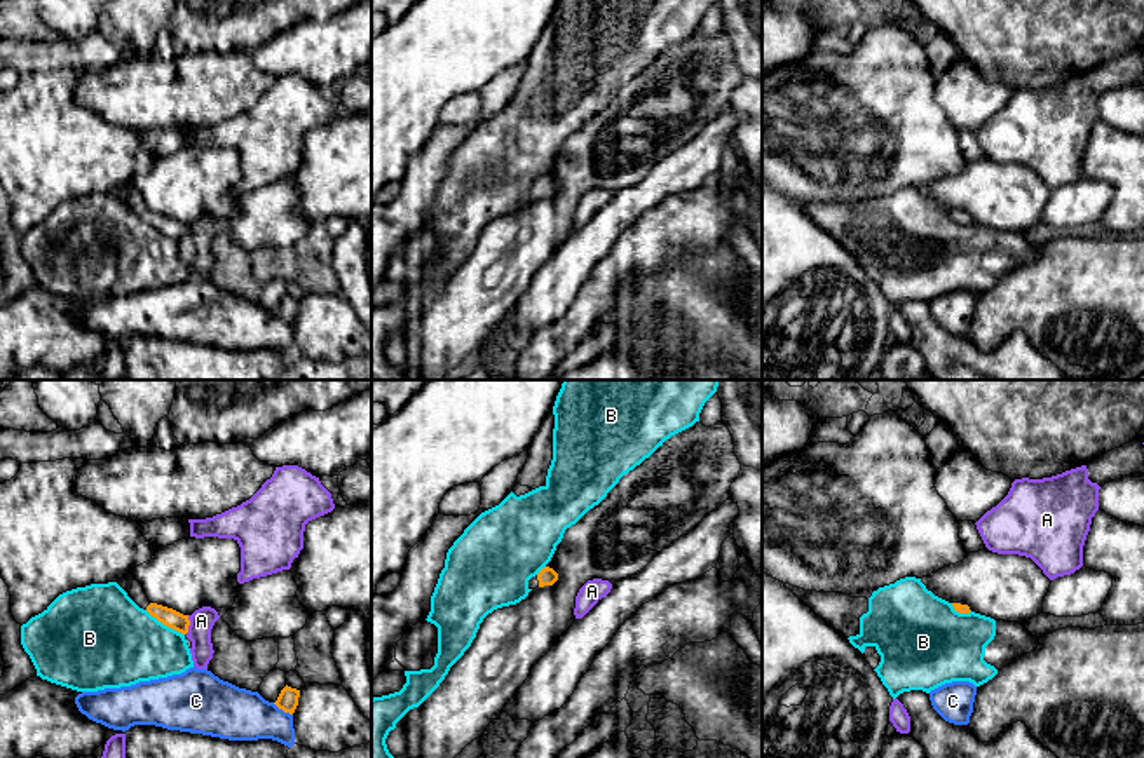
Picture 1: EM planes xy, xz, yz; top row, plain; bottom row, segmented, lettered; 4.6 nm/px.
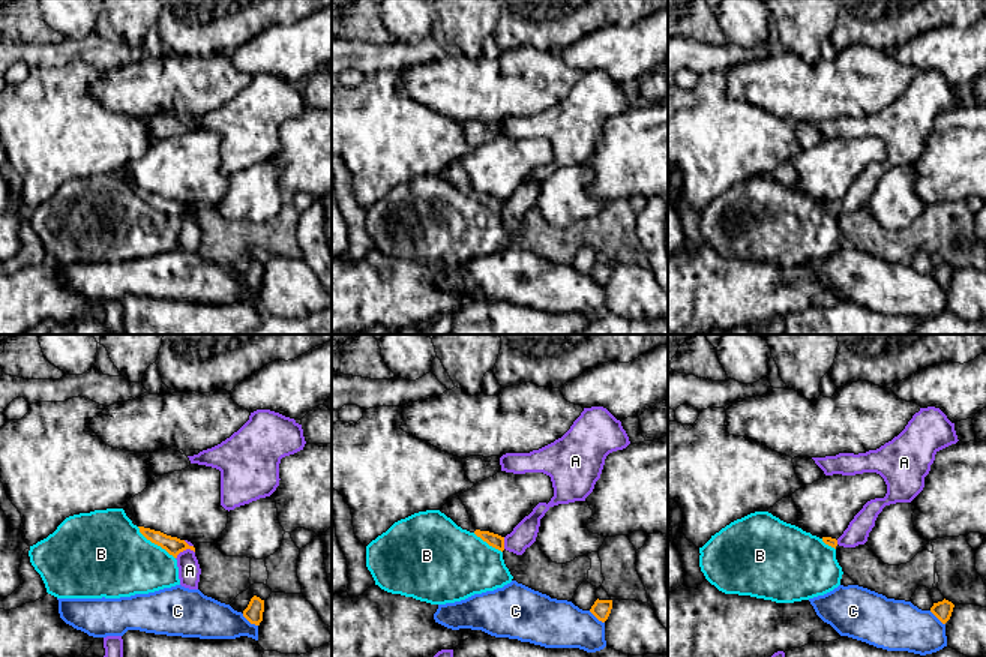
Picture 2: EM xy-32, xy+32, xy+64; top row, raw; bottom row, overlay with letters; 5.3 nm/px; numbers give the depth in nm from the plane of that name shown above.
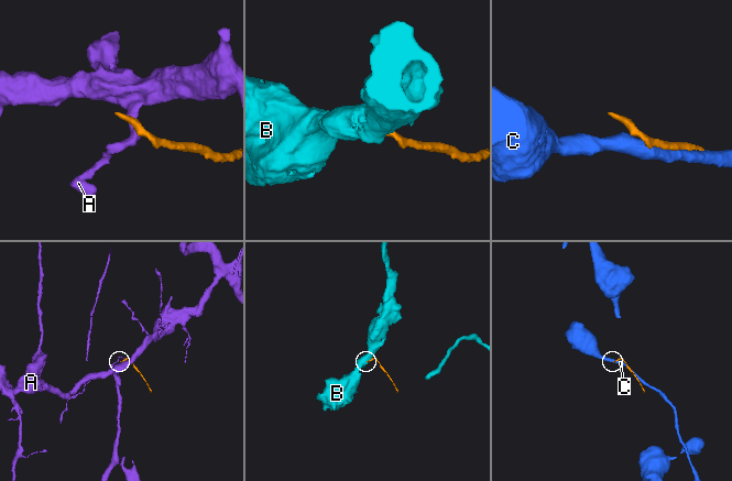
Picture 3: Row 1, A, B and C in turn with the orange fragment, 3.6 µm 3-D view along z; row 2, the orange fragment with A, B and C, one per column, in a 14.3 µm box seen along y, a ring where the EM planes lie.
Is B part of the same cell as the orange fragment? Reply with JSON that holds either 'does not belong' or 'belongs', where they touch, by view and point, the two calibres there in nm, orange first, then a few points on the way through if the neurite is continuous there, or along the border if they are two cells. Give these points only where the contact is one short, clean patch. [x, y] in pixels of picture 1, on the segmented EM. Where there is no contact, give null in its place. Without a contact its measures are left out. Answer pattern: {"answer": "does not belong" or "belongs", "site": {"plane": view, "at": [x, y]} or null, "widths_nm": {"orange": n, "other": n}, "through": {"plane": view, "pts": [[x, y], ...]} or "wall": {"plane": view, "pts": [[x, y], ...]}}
{"answer": "does not belong", "site": {"plane": "xy", "at": [164, 624]}, "widths_nm": {"orange": 90, "other": 400}}

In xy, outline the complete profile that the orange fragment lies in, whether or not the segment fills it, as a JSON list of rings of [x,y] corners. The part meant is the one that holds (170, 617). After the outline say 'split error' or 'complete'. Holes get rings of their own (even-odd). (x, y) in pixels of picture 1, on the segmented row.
[[[133,573],[124,575],[119,582],[117,582],[126,592],[127,596],[143,610],[146,610],[152,617],[155,617],[159,622],[162,622],[164,626],[187,634],[188,633],[188,615],[183,615],[173,608],[157,605],[157,603],[150,603],[141,584],[134,579]]]; split error

